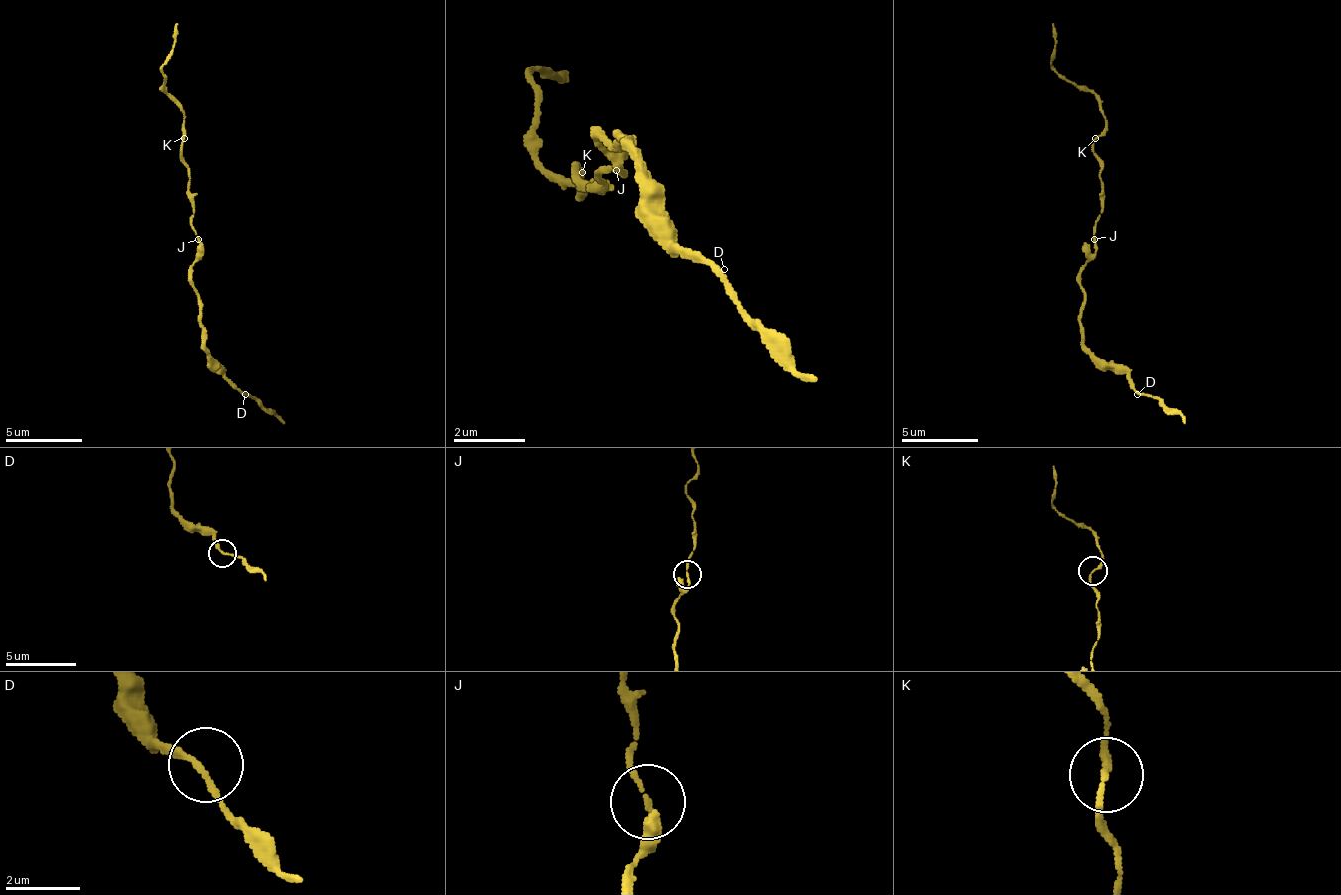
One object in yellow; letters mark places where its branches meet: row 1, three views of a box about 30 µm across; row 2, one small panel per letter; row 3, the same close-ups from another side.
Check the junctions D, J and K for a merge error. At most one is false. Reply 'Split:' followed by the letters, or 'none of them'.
Split: none of them

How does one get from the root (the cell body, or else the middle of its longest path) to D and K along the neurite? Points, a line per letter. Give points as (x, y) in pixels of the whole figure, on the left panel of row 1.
D: (198, 243), (198, 262), (191, 274), (191, 285), (198, 297), (198, 312), (202, 316), (202, 347), (245, 394)
K: (198, 243), (198, 235), (191, 224), (194, 193), (191, 189), (191, 169), (183, 158), (183, 138)

